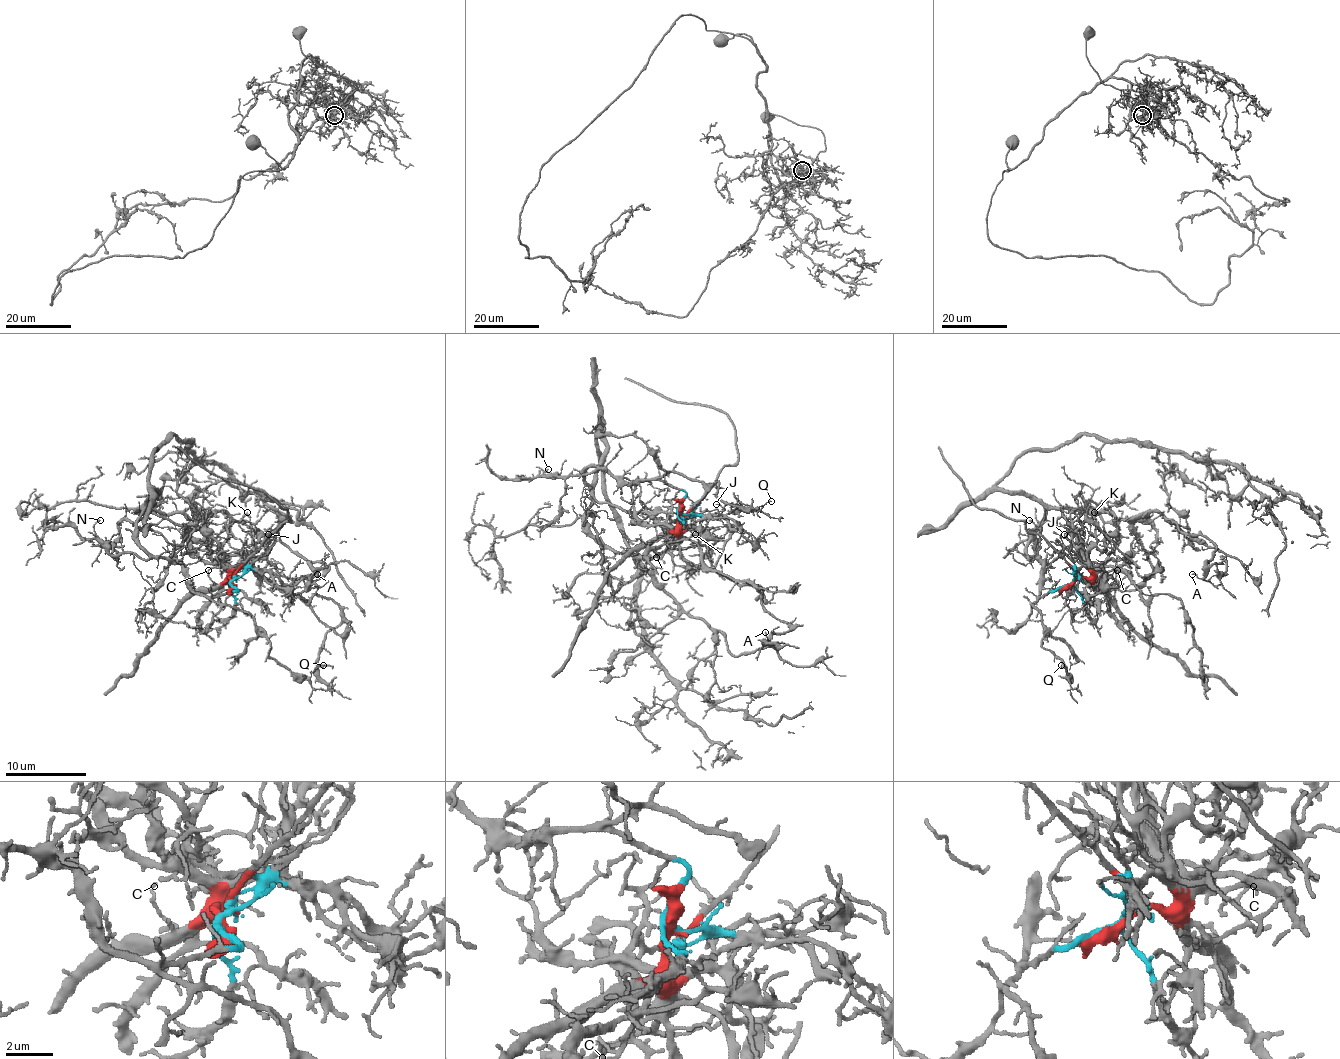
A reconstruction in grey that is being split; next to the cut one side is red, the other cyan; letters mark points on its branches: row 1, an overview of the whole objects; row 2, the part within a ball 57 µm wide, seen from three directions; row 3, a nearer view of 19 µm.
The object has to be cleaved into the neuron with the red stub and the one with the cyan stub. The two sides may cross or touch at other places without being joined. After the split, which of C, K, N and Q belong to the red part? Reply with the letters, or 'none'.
C, K

